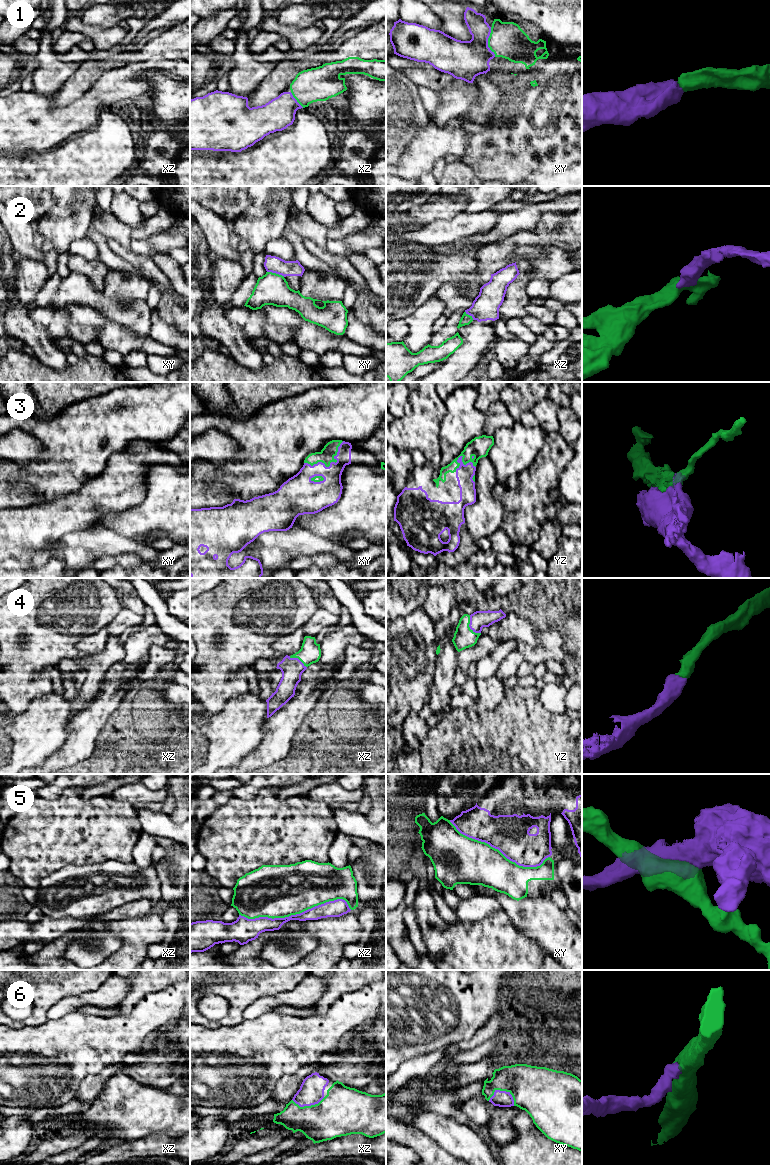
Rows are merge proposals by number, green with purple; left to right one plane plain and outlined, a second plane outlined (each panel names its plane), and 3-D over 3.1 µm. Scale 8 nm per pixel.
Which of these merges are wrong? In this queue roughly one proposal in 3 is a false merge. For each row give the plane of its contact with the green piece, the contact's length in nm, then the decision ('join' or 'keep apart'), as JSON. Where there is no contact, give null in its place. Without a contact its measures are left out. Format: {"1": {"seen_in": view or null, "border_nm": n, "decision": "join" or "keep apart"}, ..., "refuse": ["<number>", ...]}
{"1": {"seen_in": "xy", "border_nm": 240, "decision": "join"}, "2": {"seen_in": "xy", "border_nm": 150, "decision": "keep apart"}, "3": {"seen_in": "xy", "border_nm": 360, "decision": "join"}, "4": {"seen_in": "yz", "border_nm": 180, "decision": "join"}, "5": {"seen_in": "xz", "border_nm": 900, "decision": "keep apart"}, "6": {"seen_in": "xy", "border_nm": 220, "decision": "join"}, "refuse": ["2", "5"]}

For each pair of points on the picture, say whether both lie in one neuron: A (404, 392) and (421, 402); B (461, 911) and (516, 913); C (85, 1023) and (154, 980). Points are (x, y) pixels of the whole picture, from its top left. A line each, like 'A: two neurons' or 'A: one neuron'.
A: two neurons
B: two neurons
C: two neurons

